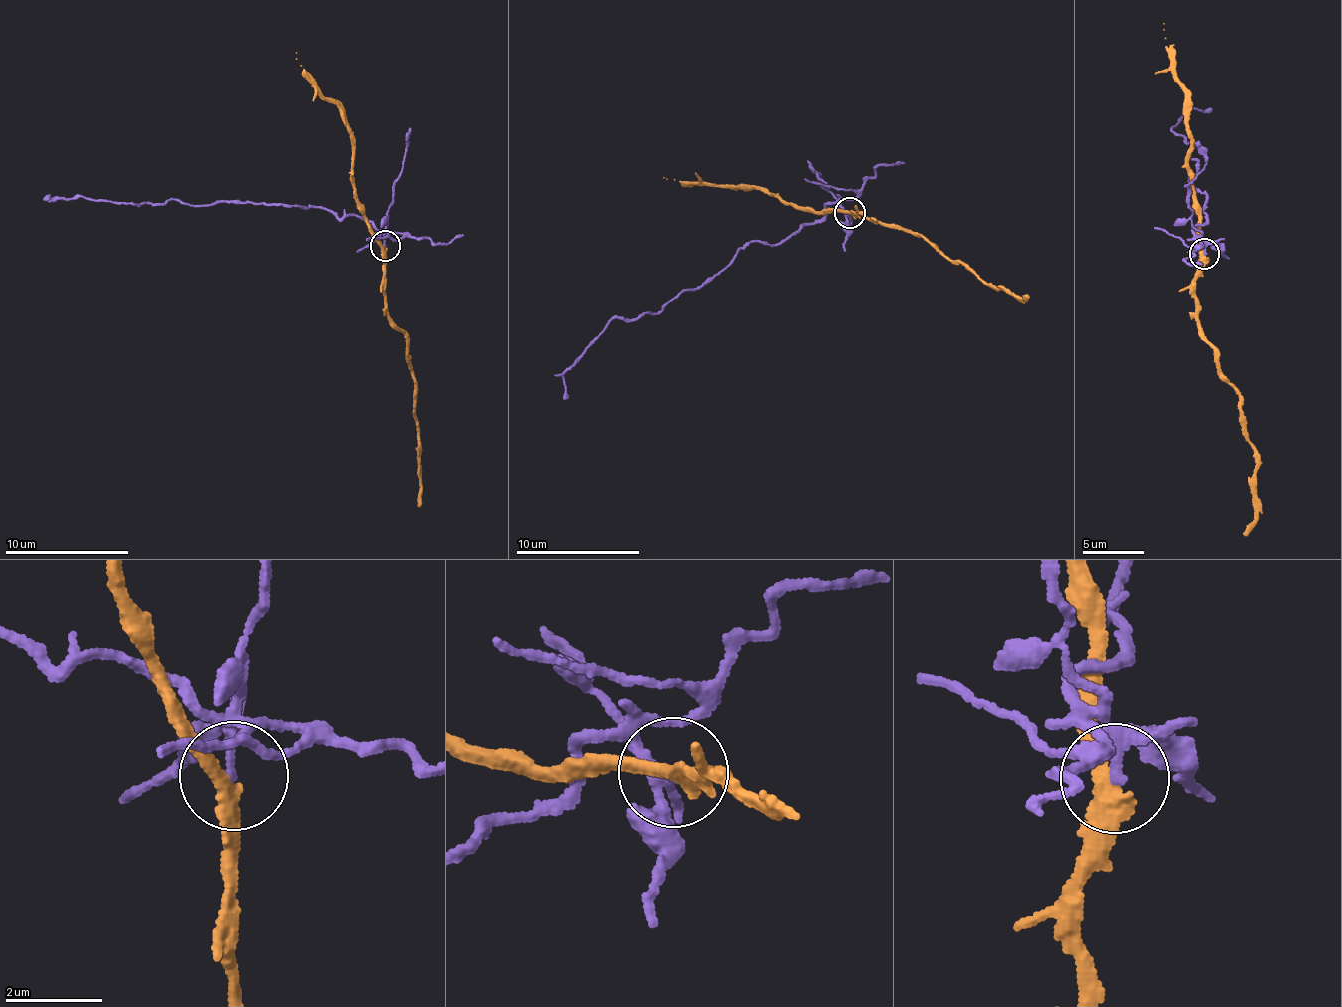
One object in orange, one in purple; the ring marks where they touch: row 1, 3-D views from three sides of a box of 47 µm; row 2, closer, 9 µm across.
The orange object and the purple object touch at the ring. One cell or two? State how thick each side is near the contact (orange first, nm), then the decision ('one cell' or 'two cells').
300/140 nm | two cells

